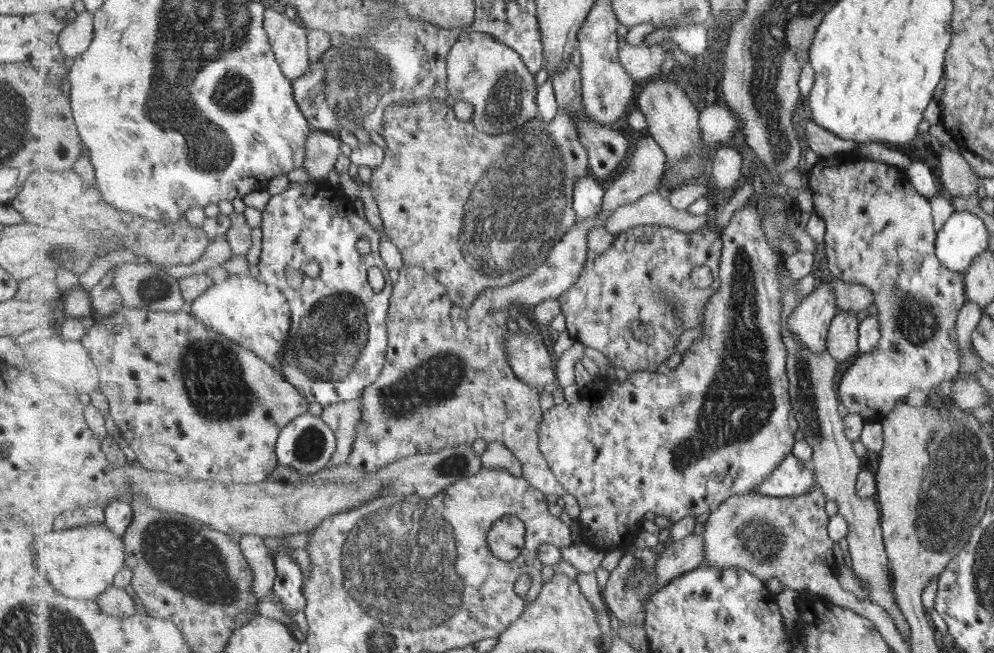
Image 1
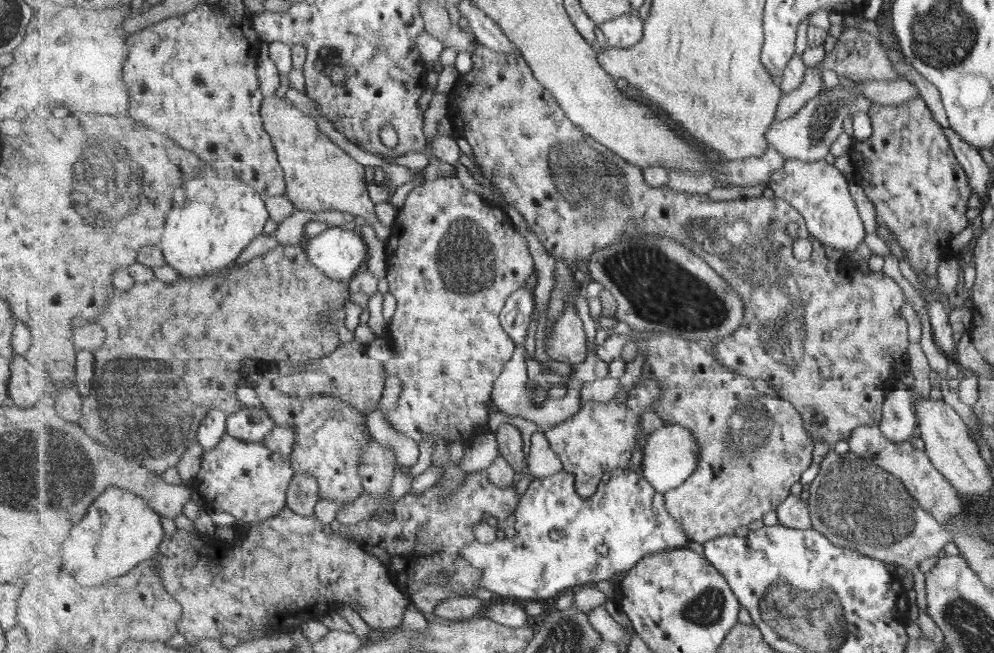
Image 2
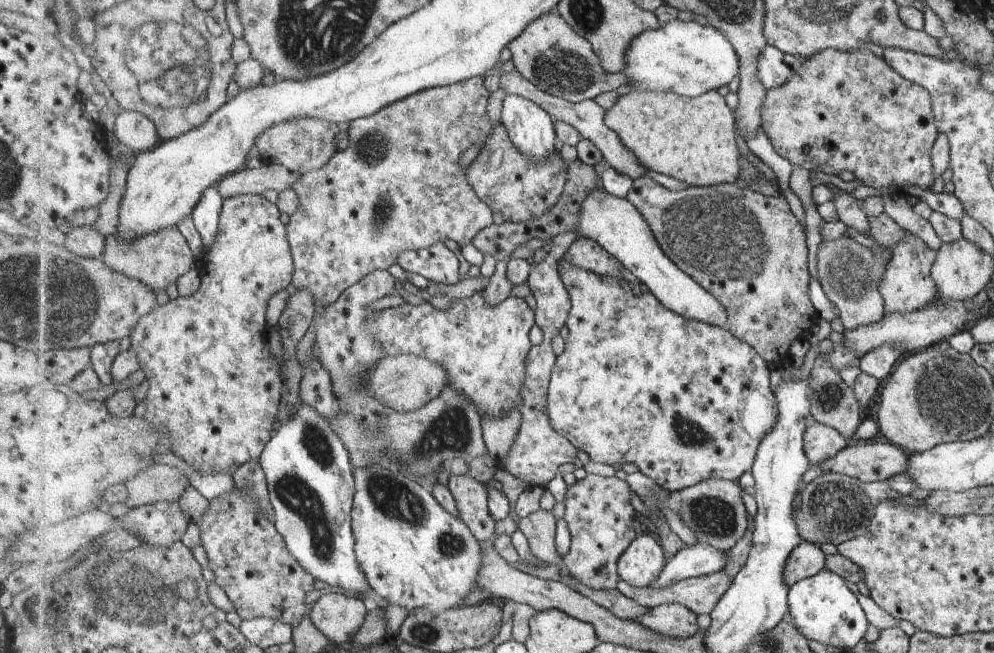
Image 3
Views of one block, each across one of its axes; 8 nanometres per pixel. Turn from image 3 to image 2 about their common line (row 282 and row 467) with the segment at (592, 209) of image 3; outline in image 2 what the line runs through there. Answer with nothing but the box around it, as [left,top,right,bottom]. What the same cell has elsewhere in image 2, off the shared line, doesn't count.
[641,425,702,495]

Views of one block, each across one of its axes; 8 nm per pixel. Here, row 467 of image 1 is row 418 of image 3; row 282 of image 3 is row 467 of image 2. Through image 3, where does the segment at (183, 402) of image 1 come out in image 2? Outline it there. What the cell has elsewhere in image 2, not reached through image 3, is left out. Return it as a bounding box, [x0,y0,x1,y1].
[192,433,297,526]

